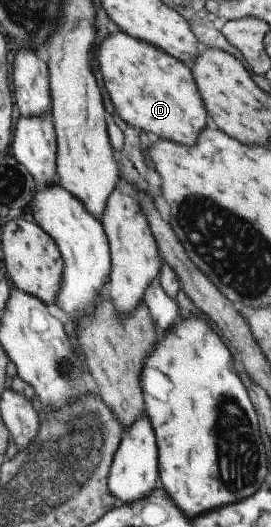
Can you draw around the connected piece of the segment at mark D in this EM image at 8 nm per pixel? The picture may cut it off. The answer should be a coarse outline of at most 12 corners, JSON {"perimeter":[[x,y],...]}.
{"perimeter":[[126,33],[98,49],[126,123],[188,147],[211,120],[190,66]]}

